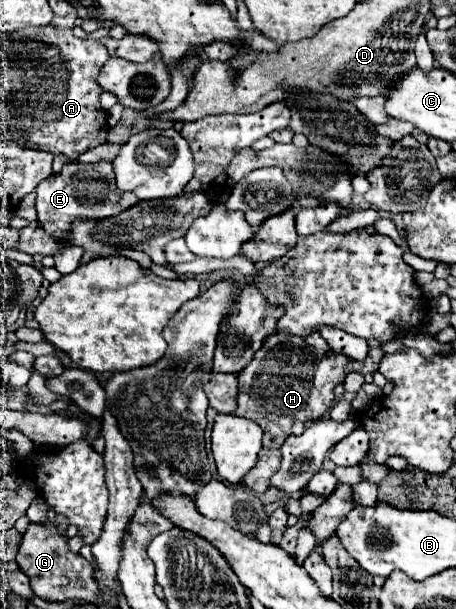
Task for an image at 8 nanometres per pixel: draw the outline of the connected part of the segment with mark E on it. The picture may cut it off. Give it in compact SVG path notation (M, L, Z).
M67 163L63 165L61 175L49 177L37 185L37 221L39 225L53 237L67 237L71 231L71 223L81 221L101 221L115 217L117 213L137 205L137 197L133 193L121 193L115 185L113 167L109 163L83 165L83 163Z

